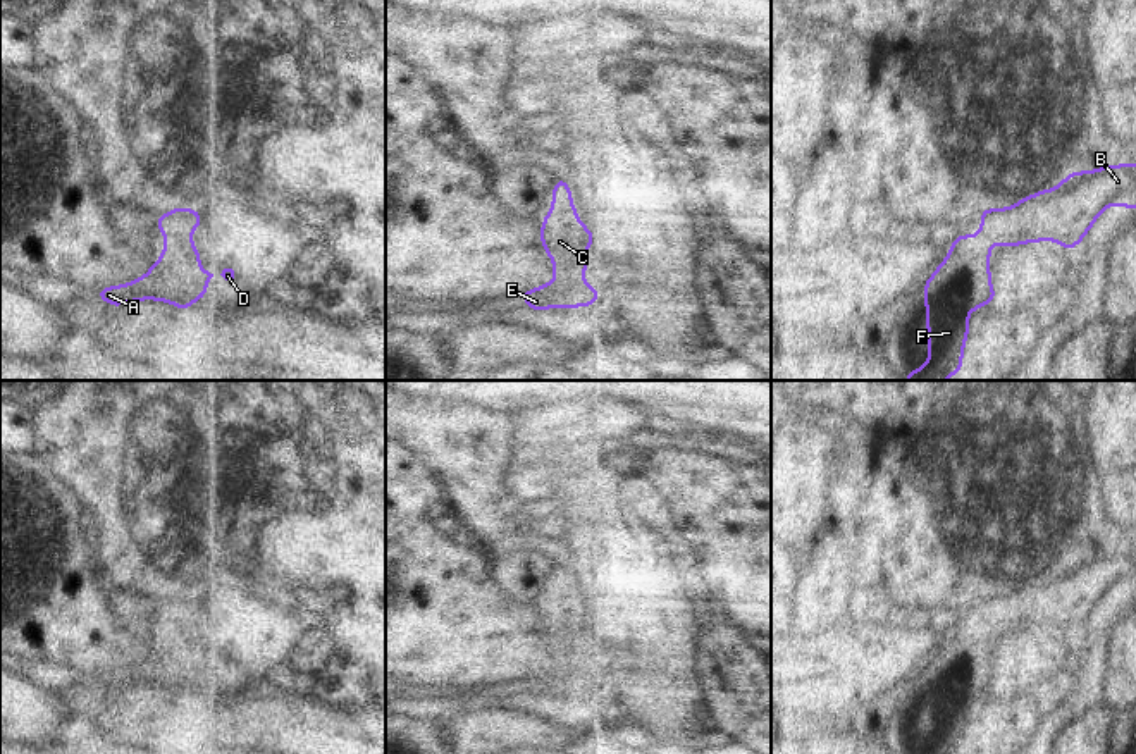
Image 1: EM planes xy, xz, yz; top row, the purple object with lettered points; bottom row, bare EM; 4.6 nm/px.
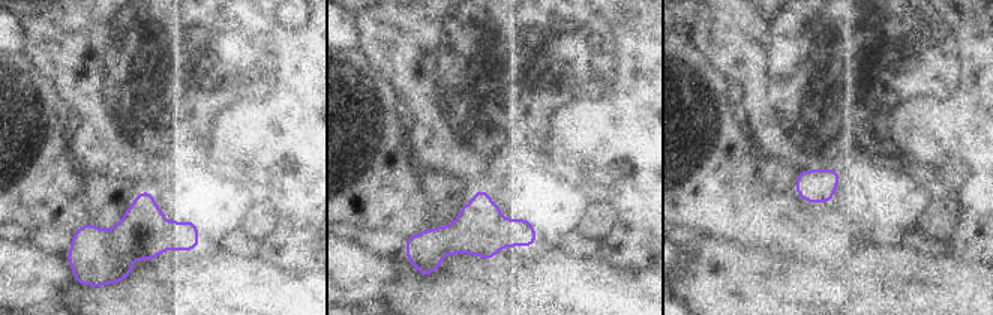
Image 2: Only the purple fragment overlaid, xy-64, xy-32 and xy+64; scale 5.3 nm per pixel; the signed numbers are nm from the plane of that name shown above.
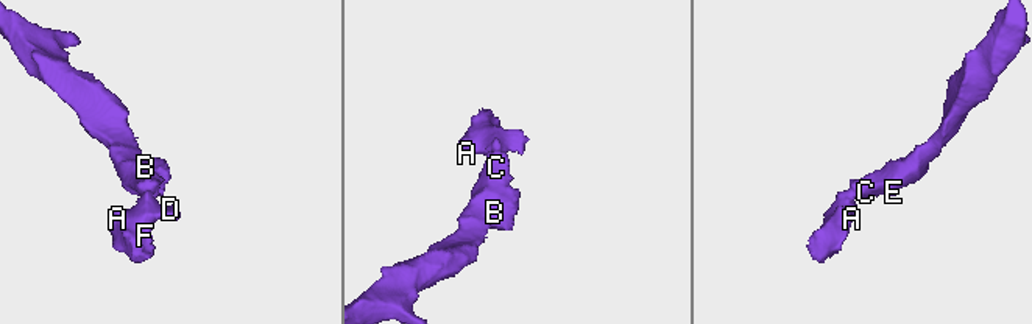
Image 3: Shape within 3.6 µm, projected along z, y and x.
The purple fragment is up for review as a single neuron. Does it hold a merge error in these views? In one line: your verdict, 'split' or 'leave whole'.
leave whole

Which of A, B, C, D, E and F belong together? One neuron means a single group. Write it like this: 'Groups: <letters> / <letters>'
Groups: A B C D E F

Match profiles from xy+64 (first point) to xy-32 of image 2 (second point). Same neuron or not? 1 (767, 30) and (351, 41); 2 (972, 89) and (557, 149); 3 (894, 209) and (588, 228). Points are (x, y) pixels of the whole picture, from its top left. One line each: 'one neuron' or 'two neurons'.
1: two neurons
2: two neurons
3: two neurons

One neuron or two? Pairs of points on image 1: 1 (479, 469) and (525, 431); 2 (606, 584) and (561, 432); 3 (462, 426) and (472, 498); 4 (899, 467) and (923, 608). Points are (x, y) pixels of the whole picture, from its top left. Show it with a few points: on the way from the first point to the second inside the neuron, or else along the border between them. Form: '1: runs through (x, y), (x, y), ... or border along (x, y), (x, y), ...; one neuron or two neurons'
1: border along (510, 436), (513, 443); two neurons
2: border along (560, 451), (568, 451), (574, 457), (606, 457); two neurons
3: runs through (463, 443), (469, 451), (472, 481); one neuron
4: runs through (938, 491), (949, 501), (949, 546), (937, 568); one neuron

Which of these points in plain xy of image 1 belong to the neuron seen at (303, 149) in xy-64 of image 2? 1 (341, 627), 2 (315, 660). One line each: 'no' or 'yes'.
1: yes
2: no

